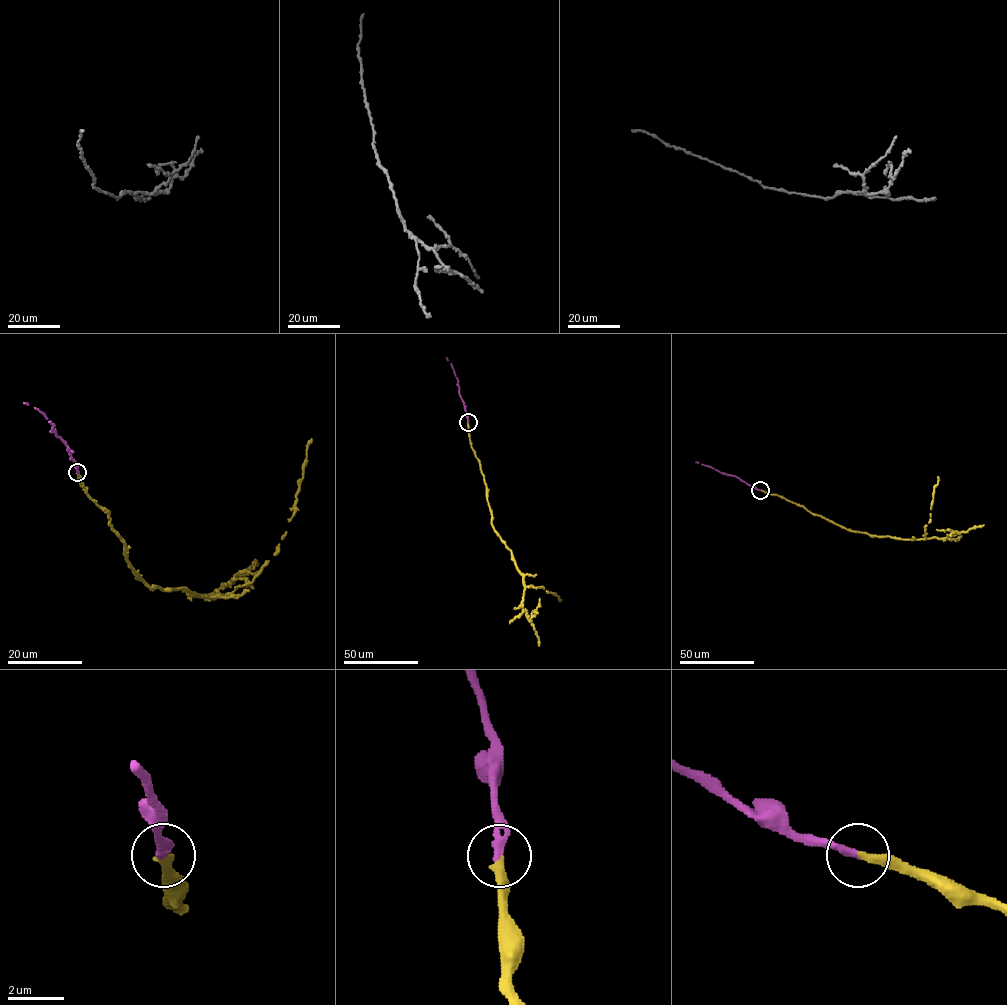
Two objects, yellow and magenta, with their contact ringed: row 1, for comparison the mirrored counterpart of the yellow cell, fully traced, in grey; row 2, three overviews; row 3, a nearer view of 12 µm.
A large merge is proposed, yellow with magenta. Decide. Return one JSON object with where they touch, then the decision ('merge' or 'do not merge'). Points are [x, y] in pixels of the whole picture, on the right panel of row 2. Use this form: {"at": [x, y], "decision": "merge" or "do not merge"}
{"at": [760, 490], "decision": "merge"}

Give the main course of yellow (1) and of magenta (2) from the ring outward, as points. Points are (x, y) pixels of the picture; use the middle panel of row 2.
1: (467, 422), (470, 444), (486, 486), (494, 530), (511, 552), (523, 583), (543, 587), (561, 600)
2: (467, 422), (458, 380), (446, 358)

